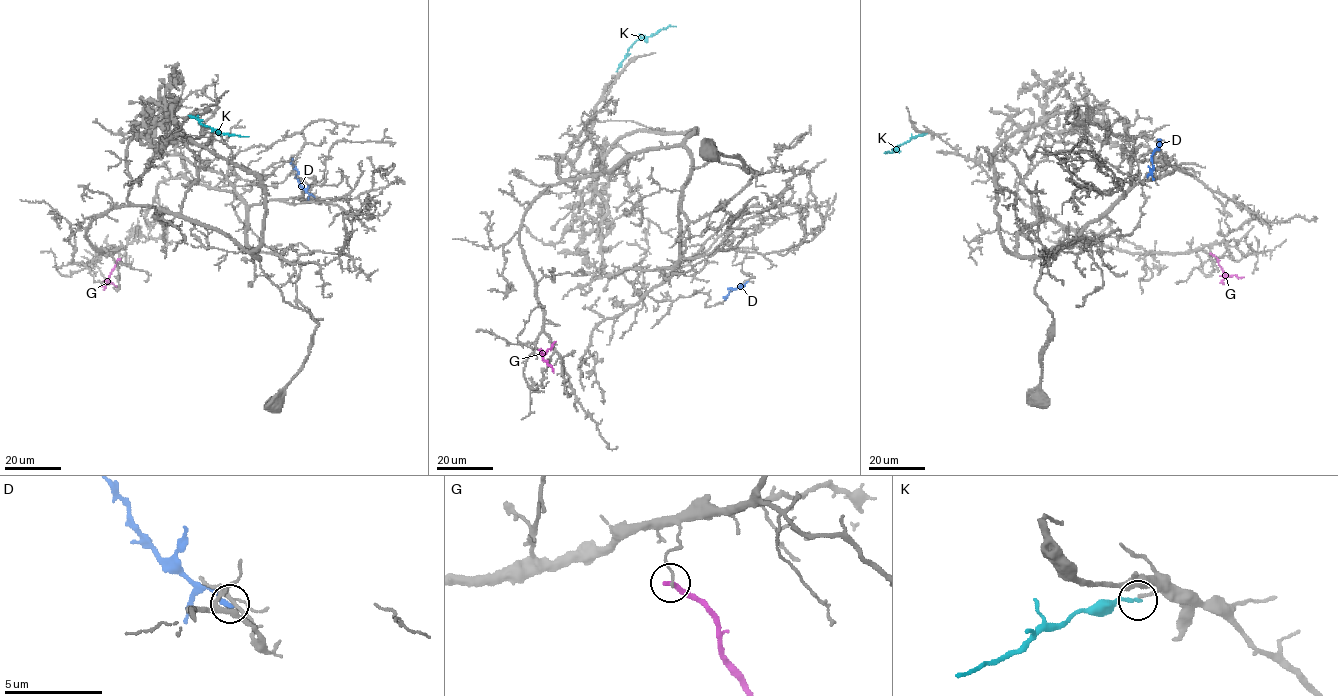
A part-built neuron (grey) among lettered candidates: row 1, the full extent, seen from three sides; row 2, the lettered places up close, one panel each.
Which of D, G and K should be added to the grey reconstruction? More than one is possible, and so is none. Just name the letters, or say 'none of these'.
none of these

